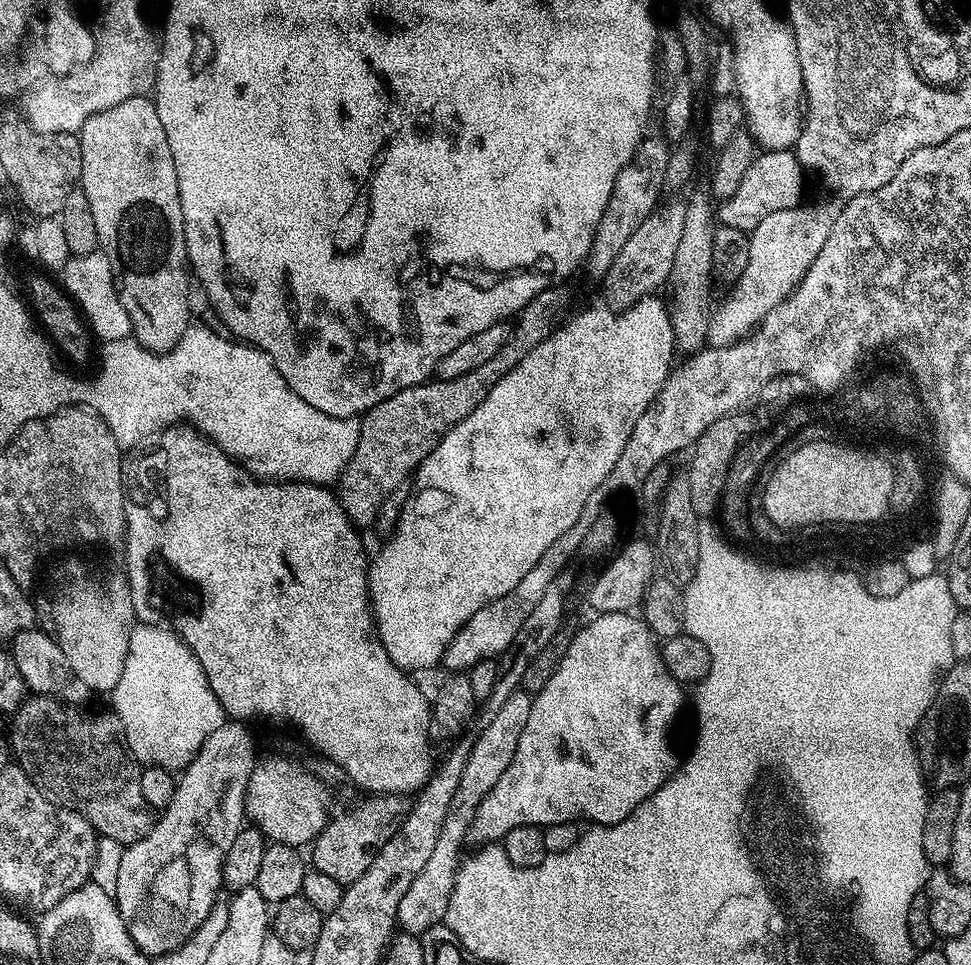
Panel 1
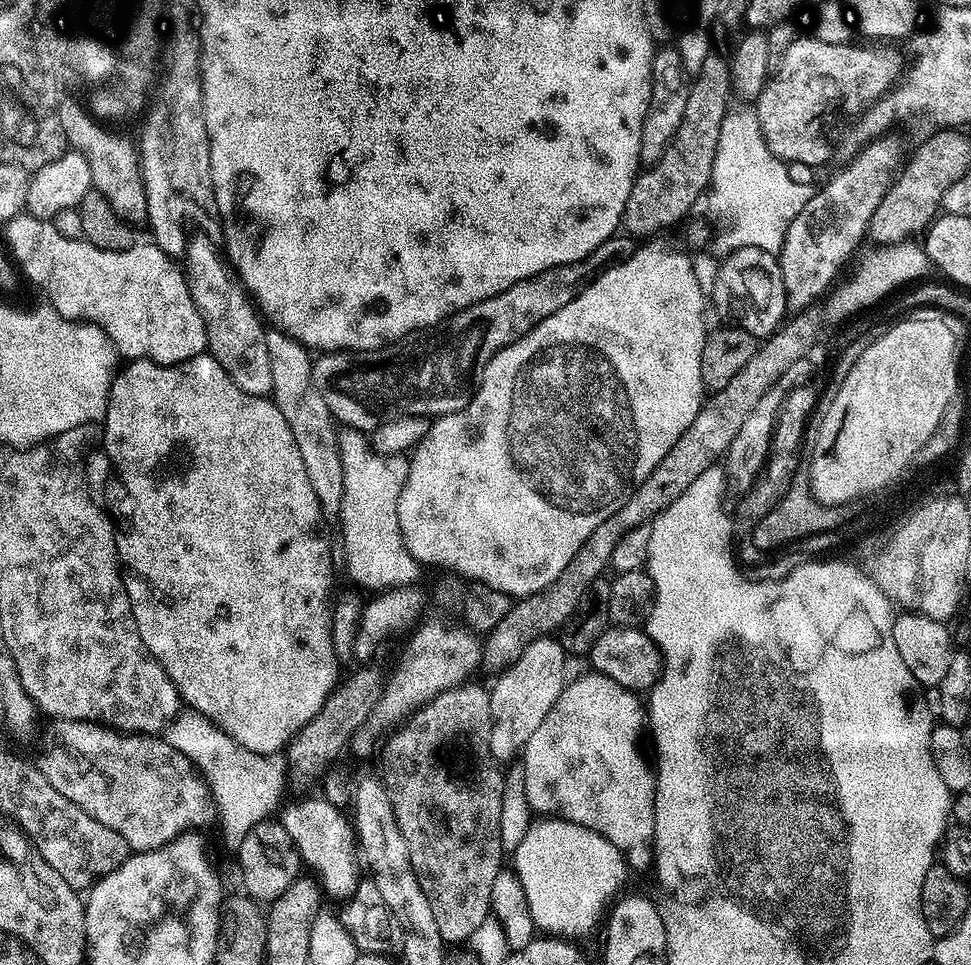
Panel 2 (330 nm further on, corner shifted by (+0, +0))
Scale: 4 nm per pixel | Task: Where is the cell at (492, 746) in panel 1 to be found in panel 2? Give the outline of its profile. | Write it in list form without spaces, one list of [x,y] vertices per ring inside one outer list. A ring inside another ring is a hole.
[[[556,638],[536,640],[505,672],[495,677],[496,685],[490,688],[490,750],[497,762],[512,760],[521,755],[524,743],[542,726],[546,714],[550,714],[552,704],[558,702],[566,683],[564,676],[564,647]]]

